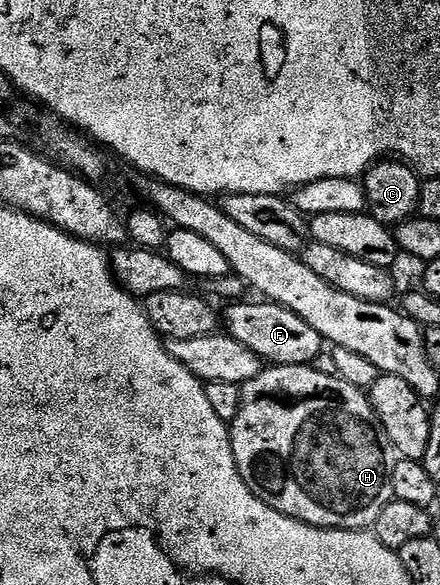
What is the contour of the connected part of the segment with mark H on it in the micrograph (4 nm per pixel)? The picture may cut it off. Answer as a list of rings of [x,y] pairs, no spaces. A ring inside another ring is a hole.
[[[276,365],[266,366],[251,381],[240,384],[241,400],[237,403],[237,416],[229,427],[229,440],[233,456],[237,462],[237,468],[245,483],[253,489],[255,497],[262,499],[268,507],[283,513],[292,519],[298,519],[300,523],[310,523],[312,527],[323,527],[334,531],[359,531],[372,528],[373,522],[383,513],[385,506],[392,501],[393,490],[391,489],[391,473],[393,466],[397,464],[398,453],[389,443],[387,433],[381,428],[377,414],[373,412],[373,404],[370,403],[368,394],[360,391],[353,383],[345,379],[336,379],[325,371],[316,371],[316,366],[307,367],[278,367]]]

